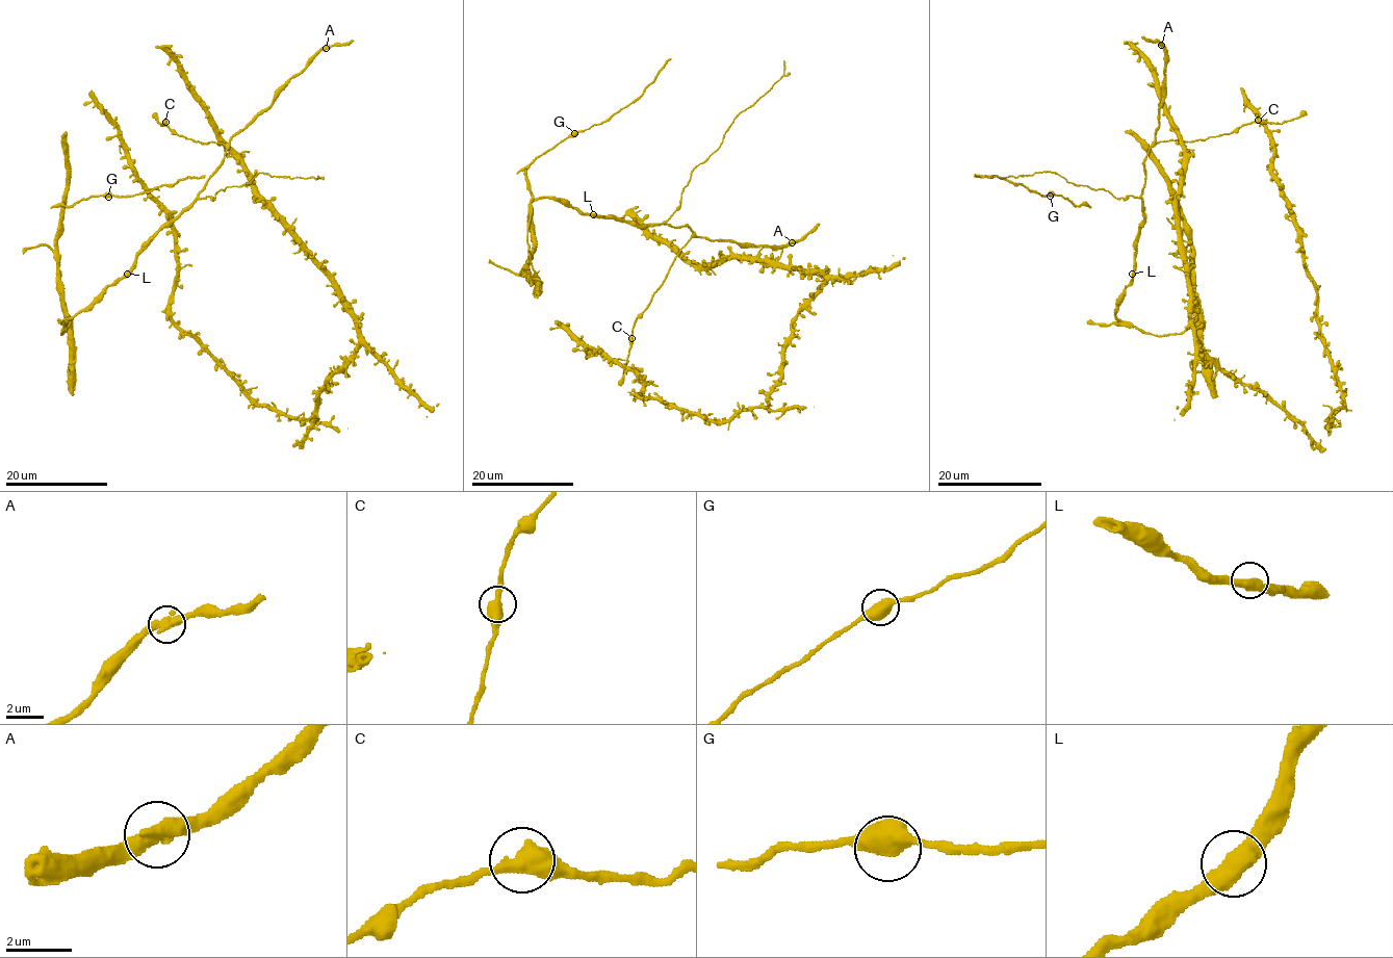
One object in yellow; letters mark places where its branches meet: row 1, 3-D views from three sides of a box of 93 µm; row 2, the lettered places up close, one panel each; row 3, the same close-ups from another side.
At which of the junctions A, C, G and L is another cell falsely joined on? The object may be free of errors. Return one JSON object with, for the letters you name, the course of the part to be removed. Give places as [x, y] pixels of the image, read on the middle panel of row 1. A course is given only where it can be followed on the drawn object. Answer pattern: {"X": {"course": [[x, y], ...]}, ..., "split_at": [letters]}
{"split_at": []}

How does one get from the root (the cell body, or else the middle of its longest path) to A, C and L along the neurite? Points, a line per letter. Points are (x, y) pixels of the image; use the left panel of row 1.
A: (249, 171), (221, 143), (213, 141), (226, 144), (242, 131), (271, 104), (280, 89), (326, 48)
C: (249, 171), (221, 143), (202, 144), (186, 138), (172, 131), (165, 122)
L: (249, 171), (221, 143), (213, 141), (226, 149), (220, 167), (199, 195), (155, 235), (127, 274)

